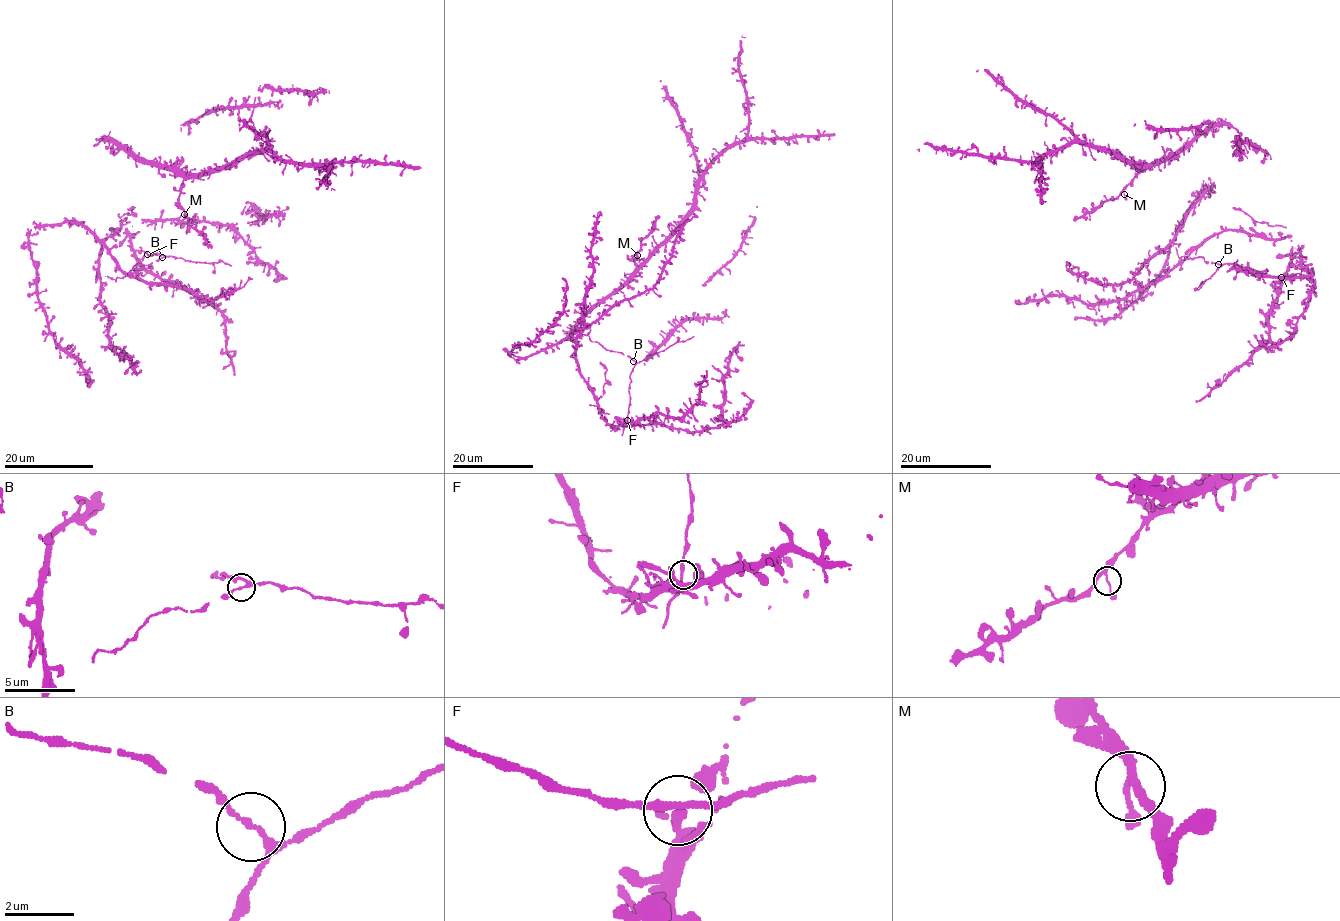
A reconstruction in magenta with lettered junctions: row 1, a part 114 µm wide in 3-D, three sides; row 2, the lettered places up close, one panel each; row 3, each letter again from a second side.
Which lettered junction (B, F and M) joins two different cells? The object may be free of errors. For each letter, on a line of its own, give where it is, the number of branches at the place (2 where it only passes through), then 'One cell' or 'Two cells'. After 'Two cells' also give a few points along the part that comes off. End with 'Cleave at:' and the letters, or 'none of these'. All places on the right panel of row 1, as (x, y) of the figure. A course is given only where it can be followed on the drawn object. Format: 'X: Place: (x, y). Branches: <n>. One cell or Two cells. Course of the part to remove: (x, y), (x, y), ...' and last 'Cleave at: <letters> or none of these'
B: Place: (1218, 264). Branches: 3. One cell
F: Place: (1281, 277). Branches: 3. One cell
M: Place: (1124, 194). Branches: 3. One cell
Cleave at: none of these

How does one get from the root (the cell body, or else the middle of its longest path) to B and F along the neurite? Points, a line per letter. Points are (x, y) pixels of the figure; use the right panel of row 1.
B: (1146, 262), (1173, 242), (1179, 245), (1180, 257), (1201, 256), (1205, 262), (1219, 264)
F: (1146, 262), (1173, 242), (1179, 245), (1180, 257), (1201, 256), (1207, 263), (1237, 263), (1281, 277)

